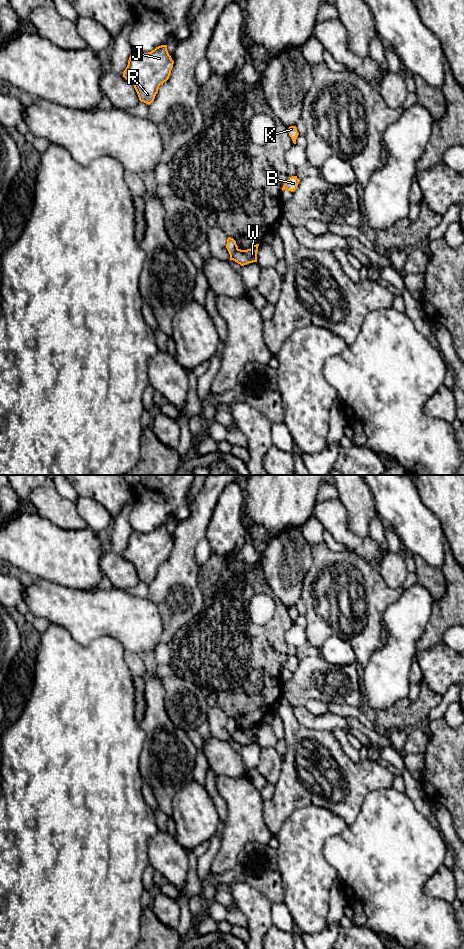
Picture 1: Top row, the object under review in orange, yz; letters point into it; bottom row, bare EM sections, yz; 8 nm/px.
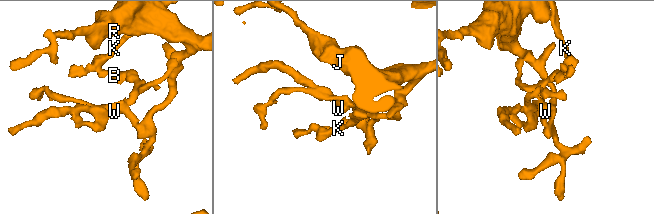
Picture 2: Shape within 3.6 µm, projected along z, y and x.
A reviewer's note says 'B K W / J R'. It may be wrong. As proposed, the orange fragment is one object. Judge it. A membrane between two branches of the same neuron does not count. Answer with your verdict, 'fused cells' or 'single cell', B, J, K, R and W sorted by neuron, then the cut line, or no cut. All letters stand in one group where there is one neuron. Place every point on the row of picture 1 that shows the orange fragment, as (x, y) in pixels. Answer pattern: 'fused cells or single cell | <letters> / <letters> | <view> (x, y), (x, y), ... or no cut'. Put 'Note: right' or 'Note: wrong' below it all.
fused cells | B K W / J R | yz (237, 248), (230, 255)
Note: right

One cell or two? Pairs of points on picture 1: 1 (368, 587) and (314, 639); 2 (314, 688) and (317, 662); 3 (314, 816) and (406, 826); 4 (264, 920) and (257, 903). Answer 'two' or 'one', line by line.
1: one
2: one
3: two
4: one

